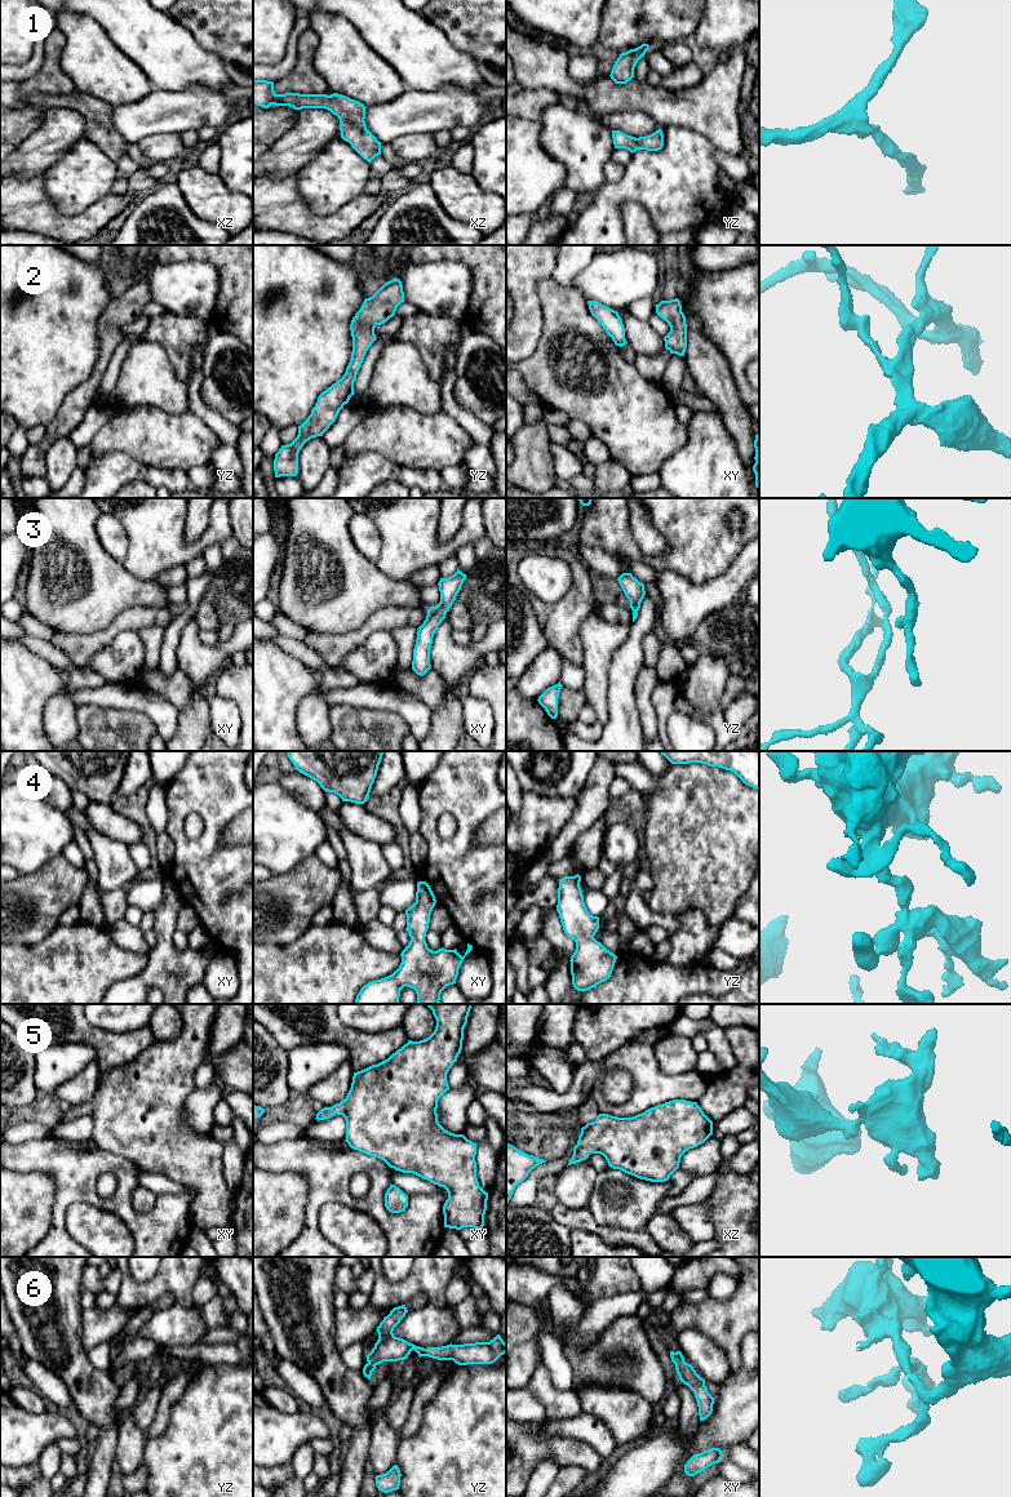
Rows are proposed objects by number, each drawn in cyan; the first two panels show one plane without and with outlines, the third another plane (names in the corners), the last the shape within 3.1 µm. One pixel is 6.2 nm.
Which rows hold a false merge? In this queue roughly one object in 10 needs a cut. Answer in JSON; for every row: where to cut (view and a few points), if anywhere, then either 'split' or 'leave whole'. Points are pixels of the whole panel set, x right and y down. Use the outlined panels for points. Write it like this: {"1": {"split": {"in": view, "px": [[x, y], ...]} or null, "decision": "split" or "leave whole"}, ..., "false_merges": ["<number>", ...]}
{"1": {"split": null, "decision": "leave whole"}, "2": {"split": null, "decision": "leave whole"}, "3": {"split": null, "decision": "leave whole"}, "4": {"split": null, "decision": "leave whole"}, "5": {"split": null, "decision": "leave whole"}, "6": {"split": null, "decision": "leave whole"}, "false_merges": []}

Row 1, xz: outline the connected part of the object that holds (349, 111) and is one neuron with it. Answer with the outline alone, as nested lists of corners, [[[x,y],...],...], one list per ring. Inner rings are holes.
[[[253,80],[253,105],[269,108],[271,105],[289,106],[294,110],[325,108],[340,120],[341,138],[368,163],[381,155],[381,142],[367,129],[365,106],[346,95],[327,94],[276,94],[274,83],[267,80]]]

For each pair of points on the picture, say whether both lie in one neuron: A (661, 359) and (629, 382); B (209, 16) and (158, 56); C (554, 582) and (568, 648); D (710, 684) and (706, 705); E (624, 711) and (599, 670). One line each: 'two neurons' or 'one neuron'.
A: two neurons
B: two neurons
C: two neurons
D: one neuron
E: two neurons

